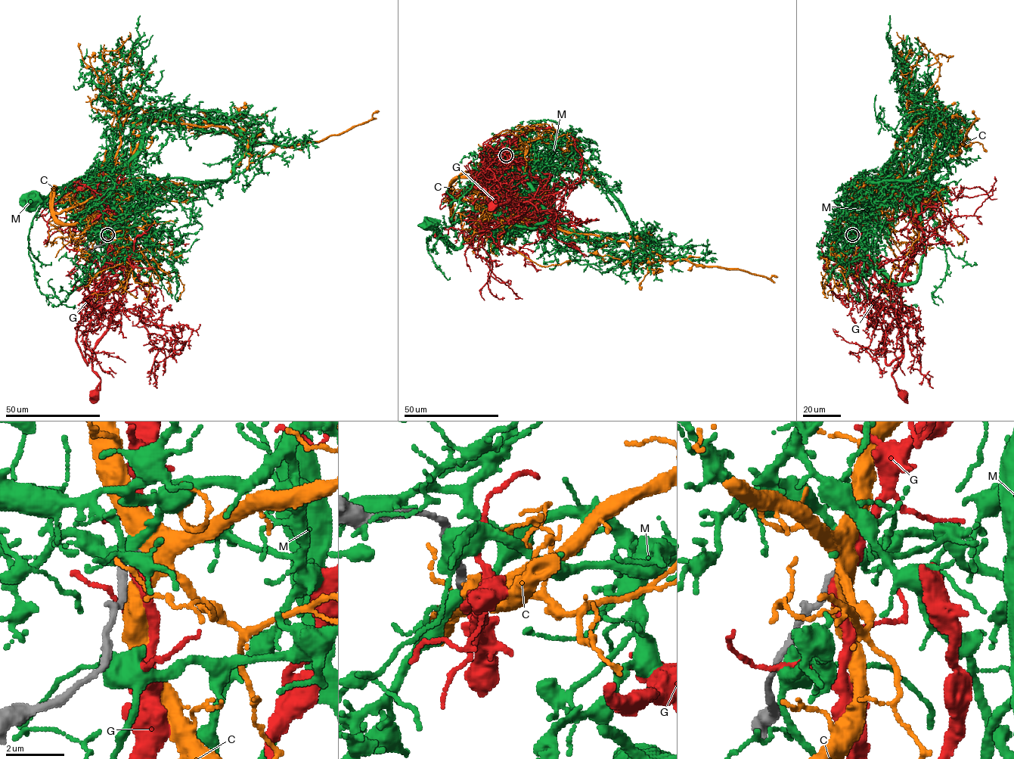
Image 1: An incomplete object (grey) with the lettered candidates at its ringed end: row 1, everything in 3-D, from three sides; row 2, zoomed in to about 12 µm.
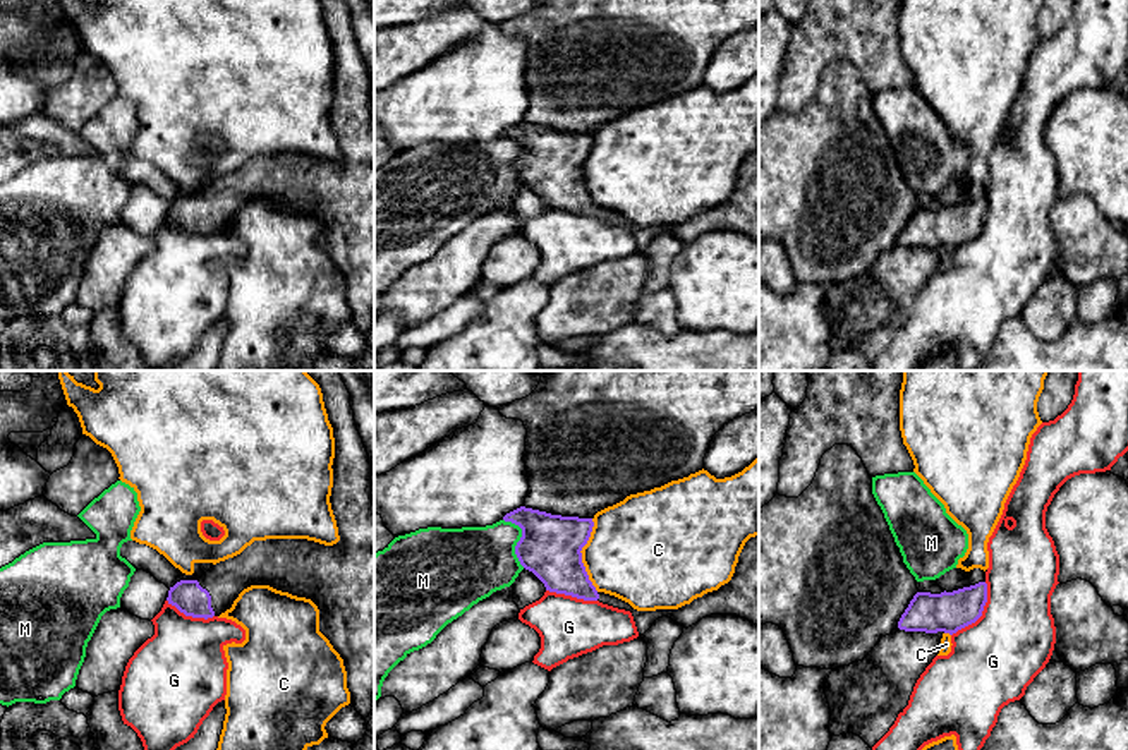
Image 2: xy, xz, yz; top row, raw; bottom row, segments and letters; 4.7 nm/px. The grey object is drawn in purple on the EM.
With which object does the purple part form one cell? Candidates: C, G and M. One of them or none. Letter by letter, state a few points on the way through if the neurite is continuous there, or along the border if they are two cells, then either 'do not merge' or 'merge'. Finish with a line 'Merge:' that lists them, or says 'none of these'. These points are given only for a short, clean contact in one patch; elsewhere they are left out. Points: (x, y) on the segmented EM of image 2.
C: border along xz (591, 519), (593, 531), (581, 551), (581, 562), (598, 591); do not merge
G: border along yz (986, 582), (982, 613), (952, 635); do not merge
M: do not merge
Merge: none of these

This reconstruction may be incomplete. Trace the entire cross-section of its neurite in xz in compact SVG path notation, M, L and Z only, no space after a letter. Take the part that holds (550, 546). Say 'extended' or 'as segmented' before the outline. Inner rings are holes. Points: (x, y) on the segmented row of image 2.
extended | M520 506L503 517L522 529L515 546L520 565L532 572L549 592L630 611L639 635L658 618L668 616L688 628L711 614L737 614L759 626L759 535L750 537L735 566L731 580L678 609L637 611L628 602L597 592L582 563L592 518L561 517Z

